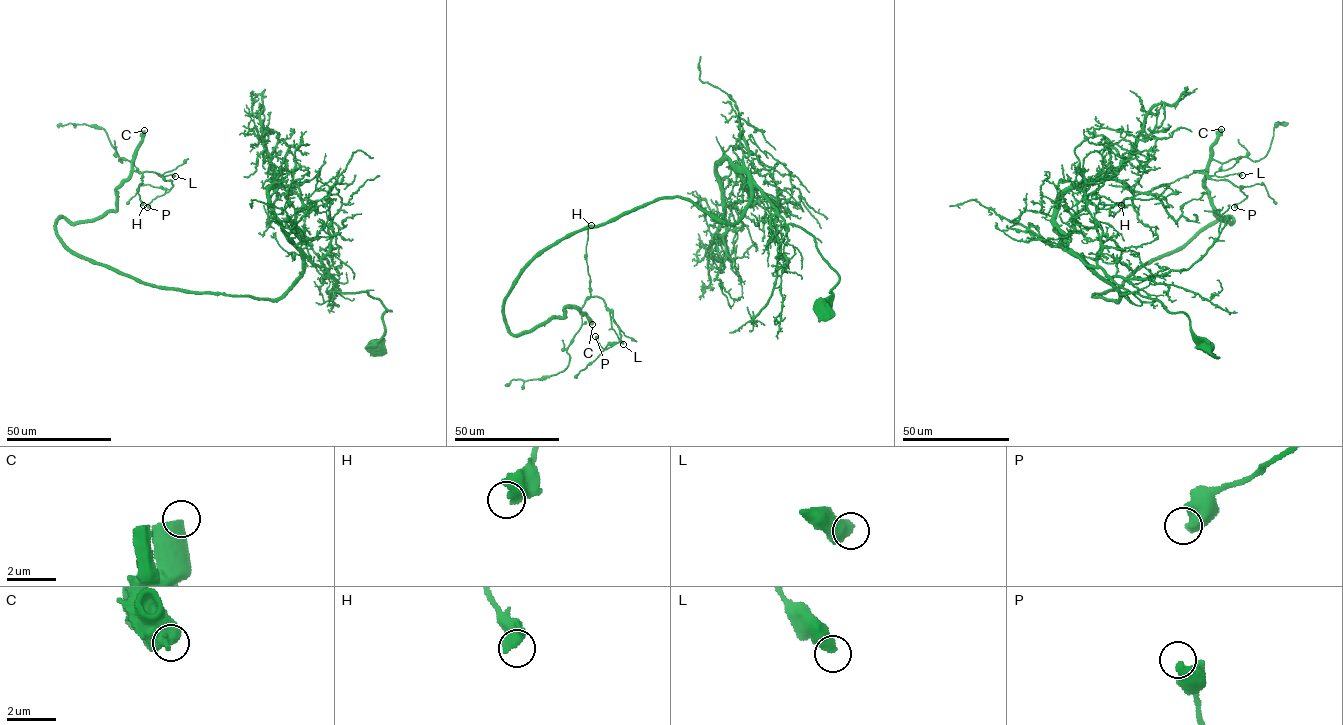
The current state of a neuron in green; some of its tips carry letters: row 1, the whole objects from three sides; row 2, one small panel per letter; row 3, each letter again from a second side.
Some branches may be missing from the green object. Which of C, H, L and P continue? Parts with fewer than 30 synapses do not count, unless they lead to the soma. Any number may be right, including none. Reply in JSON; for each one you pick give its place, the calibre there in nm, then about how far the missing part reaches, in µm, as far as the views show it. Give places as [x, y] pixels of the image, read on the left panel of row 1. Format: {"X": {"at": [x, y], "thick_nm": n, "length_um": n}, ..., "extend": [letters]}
{"C": {"at": [144, 130], "thick_nm": 650, "length_um": 300}, "extend": ["C"]}

